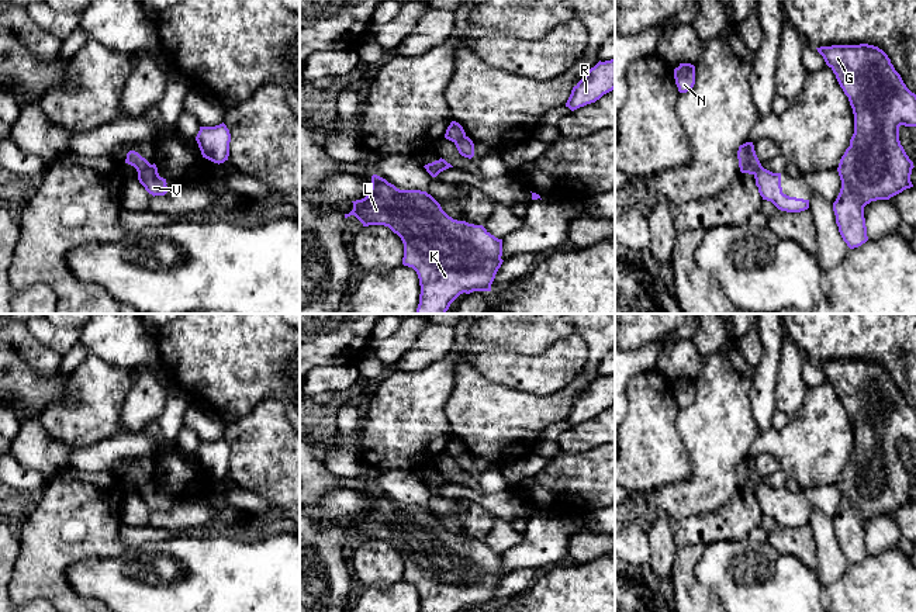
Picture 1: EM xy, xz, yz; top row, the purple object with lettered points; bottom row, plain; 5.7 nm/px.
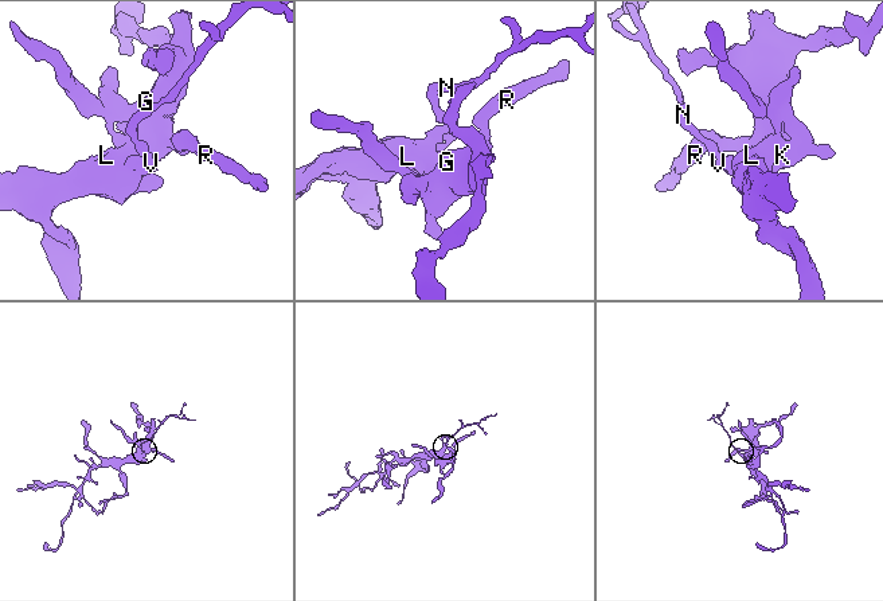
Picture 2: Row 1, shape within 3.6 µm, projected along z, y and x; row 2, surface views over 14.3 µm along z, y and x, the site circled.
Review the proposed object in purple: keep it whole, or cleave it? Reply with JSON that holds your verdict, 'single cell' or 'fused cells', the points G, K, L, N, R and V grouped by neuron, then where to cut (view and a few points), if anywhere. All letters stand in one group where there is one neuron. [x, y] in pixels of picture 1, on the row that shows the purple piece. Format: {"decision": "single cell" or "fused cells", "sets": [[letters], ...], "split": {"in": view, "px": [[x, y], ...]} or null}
{"decision": "fused cells", "sets": [["G", "K", "L", "R", "V"], ["N"]], "split": {"in": "xy", "px": [[149, 163], [138, 175]]}}

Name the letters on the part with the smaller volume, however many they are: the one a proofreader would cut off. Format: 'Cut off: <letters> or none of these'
Cut off: N

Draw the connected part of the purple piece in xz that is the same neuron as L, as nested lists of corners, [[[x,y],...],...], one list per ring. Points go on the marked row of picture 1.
[[[373,174],[370,193],[352,201],[353,210],[345,218],[355,215],[363,227],[384,225],[397,234],[404,243],[402,264],[412,267],[419,279],[421,294],[415,314],[446,314],[450,304],[463,293],[491,291],[491,284],[502,264],[502,239],[491,235],[483,225],[457,221],[449,217],[440,204],[426,191],[400,190],[386,179]]]

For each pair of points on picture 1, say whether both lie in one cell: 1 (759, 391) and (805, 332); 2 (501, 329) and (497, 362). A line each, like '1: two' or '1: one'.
1: two
2: two

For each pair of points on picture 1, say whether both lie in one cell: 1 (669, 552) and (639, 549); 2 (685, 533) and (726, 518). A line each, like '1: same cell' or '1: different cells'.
1: different cells
2: same cell

